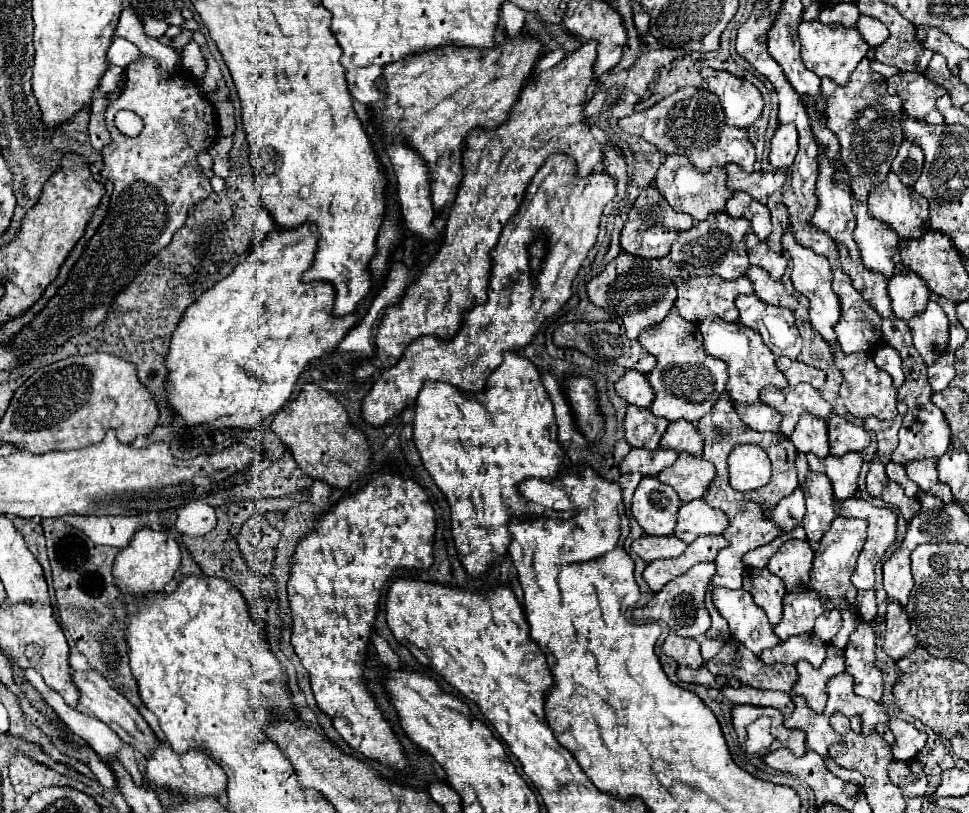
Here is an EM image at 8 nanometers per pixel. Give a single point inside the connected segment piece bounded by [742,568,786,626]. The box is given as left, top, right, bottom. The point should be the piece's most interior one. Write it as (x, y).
(767, 590)

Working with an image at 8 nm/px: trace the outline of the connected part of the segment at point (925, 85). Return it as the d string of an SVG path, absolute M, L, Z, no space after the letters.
M918 72L896 74L888 80L888 92L900 96L904 110L916 120L944 124L942 114L936 110L936 100L942 94L946 94L946 90L936 82L930 82L924 74Z

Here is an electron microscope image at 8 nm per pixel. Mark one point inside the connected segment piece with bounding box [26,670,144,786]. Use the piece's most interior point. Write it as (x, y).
(100, 738)

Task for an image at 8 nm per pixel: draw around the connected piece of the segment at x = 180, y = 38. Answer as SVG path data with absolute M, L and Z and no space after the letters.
M182 30L178 36L172 38L172 48L178 50L178 54L182 54L184 46L186 46L188 42L192 42L192 32L190 32L190 30Z

